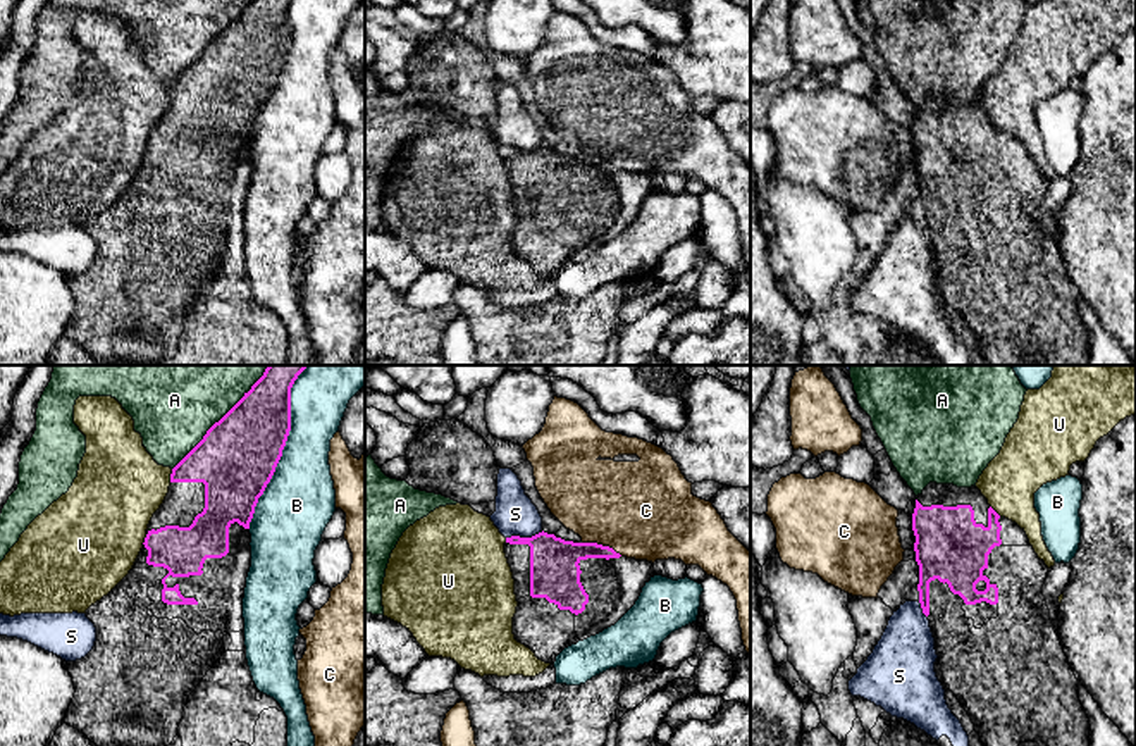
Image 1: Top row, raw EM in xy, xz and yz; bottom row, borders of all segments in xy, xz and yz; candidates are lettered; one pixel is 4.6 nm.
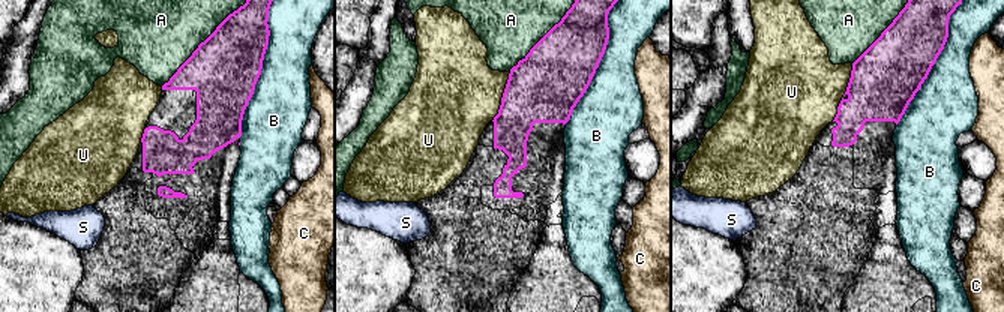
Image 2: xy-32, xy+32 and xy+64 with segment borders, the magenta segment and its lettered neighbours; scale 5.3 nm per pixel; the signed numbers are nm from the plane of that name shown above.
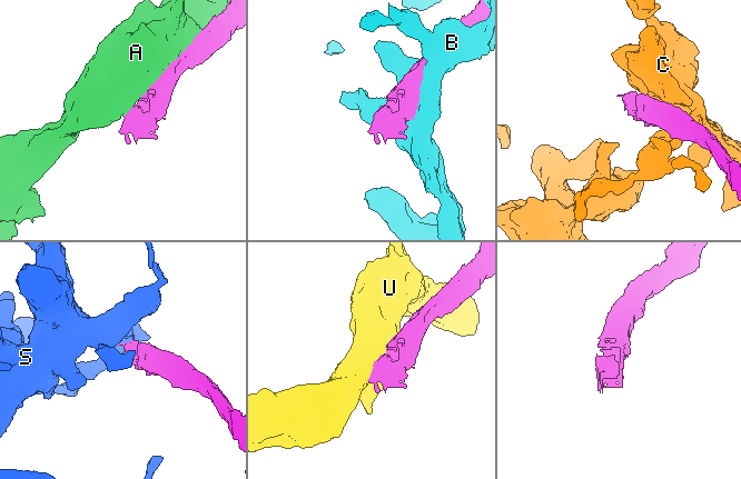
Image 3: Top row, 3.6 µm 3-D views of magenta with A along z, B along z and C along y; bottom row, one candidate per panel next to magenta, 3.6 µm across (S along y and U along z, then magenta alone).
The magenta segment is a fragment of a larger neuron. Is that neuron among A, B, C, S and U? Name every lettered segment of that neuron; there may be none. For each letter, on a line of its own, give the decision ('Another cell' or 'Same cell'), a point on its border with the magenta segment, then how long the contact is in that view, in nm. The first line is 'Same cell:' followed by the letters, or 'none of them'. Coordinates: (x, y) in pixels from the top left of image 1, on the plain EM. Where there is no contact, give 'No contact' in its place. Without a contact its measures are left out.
Same cell: none of them
A: Another cell. Touches magenta at xy (210, 42). Shared border 550 nm
B: Another cell. Touches magenta at xy (281, 69). Shared border 700 nm
C: Another cell. Touches magenta at xz (601, 159). Shared border 200 nm
S: Another cell. Touches magenta at xz (524, 152). Shared border 180 nm
U: Another cell. Touches magenta at xy (171, 90). Shared border 70 nm

